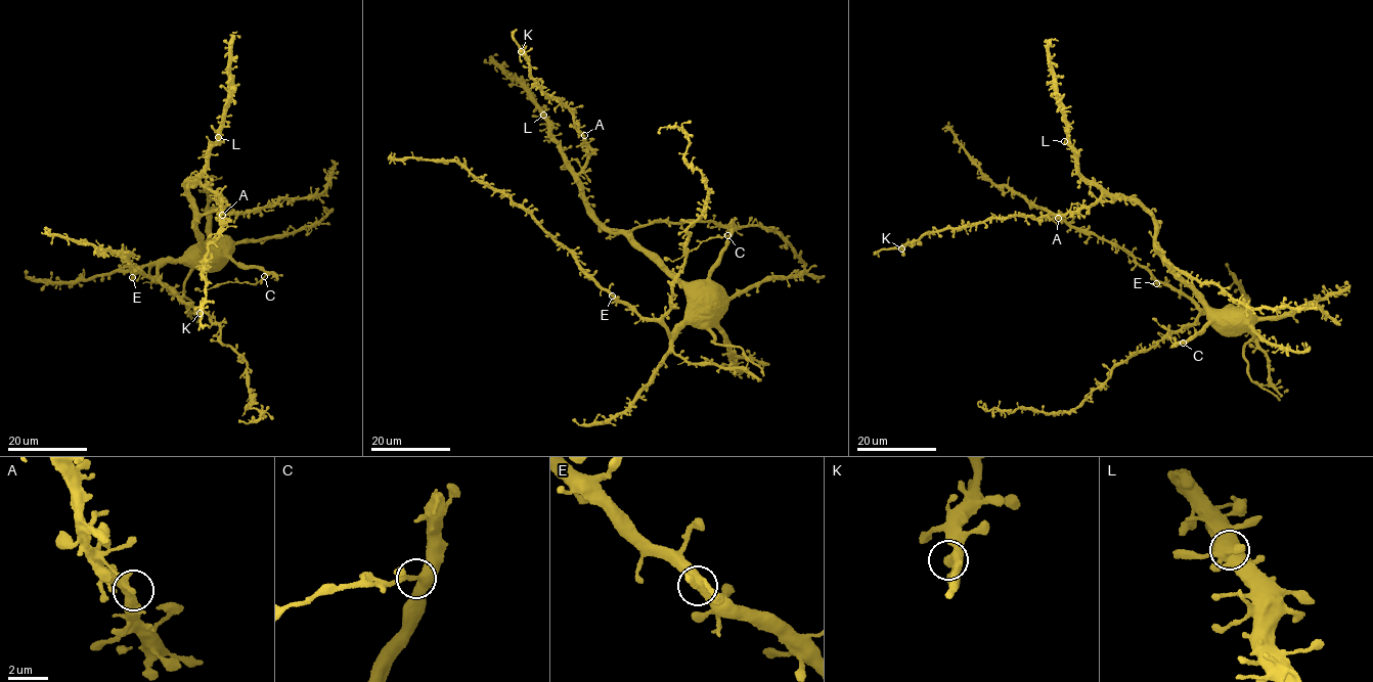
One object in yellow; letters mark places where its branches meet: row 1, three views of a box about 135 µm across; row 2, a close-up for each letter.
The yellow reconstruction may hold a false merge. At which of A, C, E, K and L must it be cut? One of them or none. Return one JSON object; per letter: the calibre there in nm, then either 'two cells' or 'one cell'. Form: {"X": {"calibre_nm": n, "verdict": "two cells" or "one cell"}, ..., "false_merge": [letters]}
{"A": {"calibre_nm": 320, "verdict": "one cell"}, "C": {"calibre_nm": 320, "verdict": "two cells"}, "E": {"calibre_nm": 320, "verdict": "one cell"}, "K": {"calibre_nm": 300, "verdict": "one cell"}, "L": {"calibre_nm": 280, "verdict": "one cell"}, "false_merge": ["C"]}

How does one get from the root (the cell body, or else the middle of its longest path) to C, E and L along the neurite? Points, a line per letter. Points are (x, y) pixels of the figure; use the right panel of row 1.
C: (1238, 312), (1209, 321), (1183, 343)
E: (1238, 312), (1228, 307), (1231, 311), (1226, 308), (1216, 312), (1204, 310), (1172, 286), (1156, 283)
L: (1238, 312), (1207, 306), (1155, 244), (1152, 215), (1136, 202), (1111, 198), (1084, 179), (1075, 151), (1064, 141)

